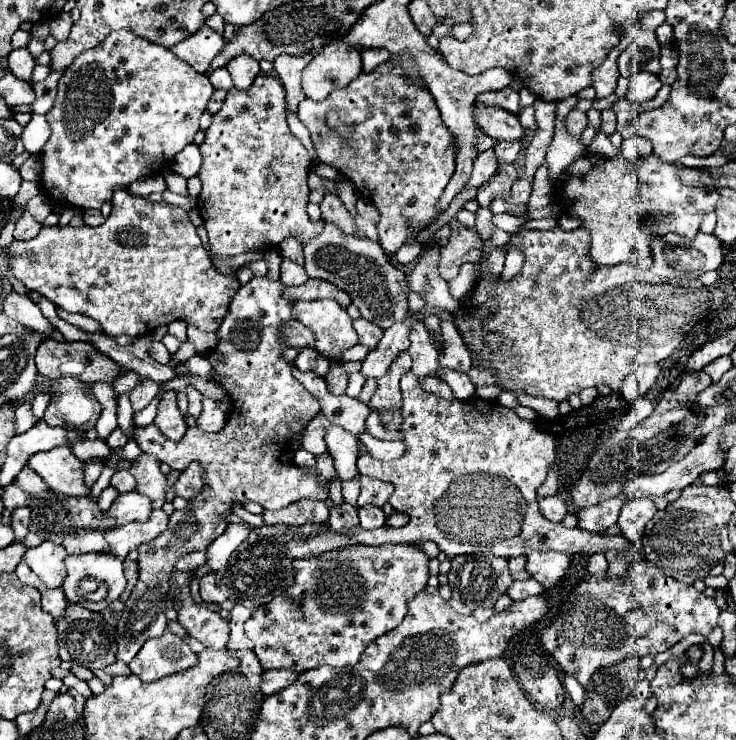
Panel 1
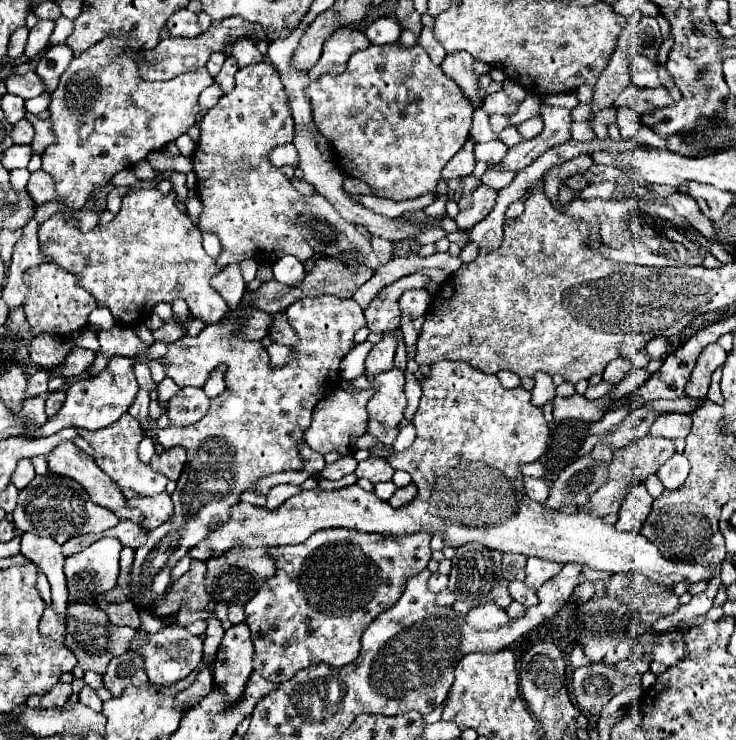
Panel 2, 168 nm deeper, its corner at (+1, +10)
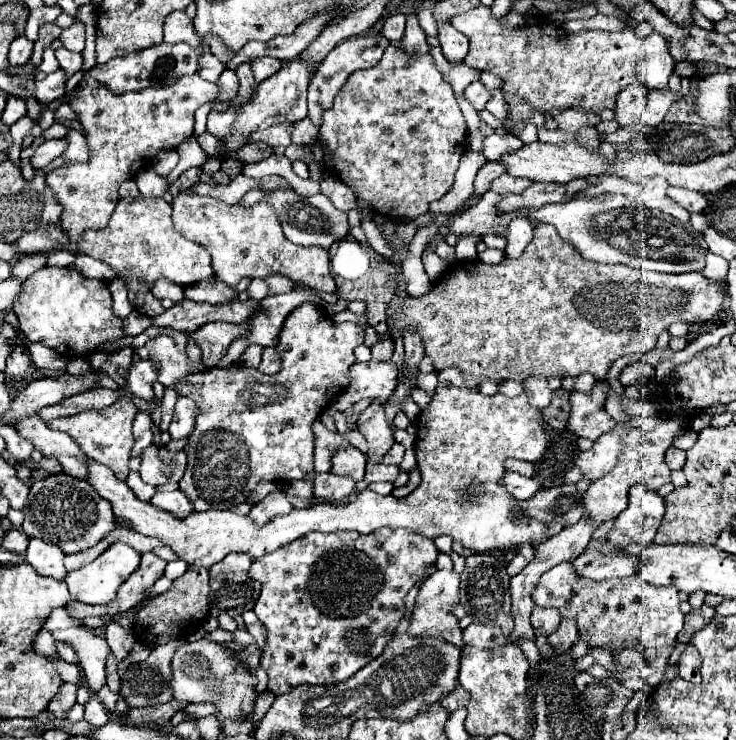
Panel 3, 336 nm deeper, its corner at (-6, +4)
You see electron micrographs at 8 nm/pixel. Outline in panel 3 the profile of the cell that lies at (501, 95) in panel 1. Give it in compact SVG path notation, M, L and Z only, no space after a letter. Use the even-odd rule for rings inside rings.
M471 82L471 84L463 90L463 98L465 98L467 102L471 102L475 110L481 110L483 104L489 100L489 90L487 90L481 82Z

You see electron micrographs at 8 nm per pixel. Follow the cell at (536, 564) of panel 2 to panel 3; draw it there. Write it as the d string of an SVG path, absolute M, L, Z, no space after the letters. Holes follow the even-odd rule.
M561 562L541 576L533 590L533 602L541 608L559 610L561 618L575 620L577 632L587 646L611 648L615 644L633 648L659 674L669 668L669 658L677 648L677 636L683 630L685 618L679 610L675 586L651 586L637 574L595 582L581 578L571 562Z

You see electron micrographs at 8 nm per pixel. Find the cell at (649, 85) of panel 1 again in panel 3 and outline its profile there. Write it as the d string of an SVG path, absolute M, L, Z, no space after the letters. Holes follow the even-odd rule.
M649 34L647 38L643 38L643 46L645 46L645 62L641 66L641 76L647 84L647 88L663 88L667 86L675 60L671 58L667 44L663 42L663 38L659 34Z

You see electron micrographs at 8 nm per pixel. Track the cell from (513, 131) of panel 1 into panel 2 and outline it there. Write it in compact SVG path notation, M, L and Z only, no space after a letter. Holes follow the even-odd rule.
M454 52L454 54L446 54L444 62L440 64L444 74L448 78L452 78L466 100L478 100L480 104L484 104L484 96L480 94L480 88L478 88L478 74L474 72L474 58L468 54L468 52Z

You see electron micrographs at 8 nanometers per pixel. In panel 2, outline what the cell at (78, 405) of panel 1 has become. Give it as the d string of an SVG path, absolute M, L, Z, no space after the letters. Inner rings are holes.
M58 390L58 392L50 392L48 394L48 398L46 398L46 414L48 416L54 416L60 408L62 408L62 404L64 404L64 390Z

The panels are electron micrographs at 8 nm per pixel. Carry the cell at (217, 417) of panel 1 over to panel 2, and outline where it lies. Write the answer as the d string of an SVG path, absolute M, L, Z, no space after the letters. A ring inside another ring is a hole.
M182 388L174 398L170 398L168 418L176 426L188 426L202 420L210 410L210 398L202 388Z

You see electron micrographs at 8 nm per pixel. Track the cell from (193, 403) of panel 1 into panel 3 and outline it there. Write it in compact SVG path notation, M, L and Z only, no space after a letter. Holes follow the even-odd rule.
M165 388L165 396L163 396L163 400L161 400L161 412L163 412L163 418L161 418L161 424L159 424L159 428L161 428L163 432L167 430L171 418L173 418L173 406L175 406L175 402L177 402L175 390L173 390L173 388Z

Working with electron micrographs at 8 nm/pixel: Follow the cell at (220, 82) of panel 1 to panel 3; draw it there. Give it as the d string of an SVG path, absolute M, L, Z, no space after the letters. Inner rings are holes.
M205 48L203 56L199 56L199 70L197 70L197 74L201 78L205 78L207 82L215 82L221 76L223 70L225 70L225 64L219 62L209 48Z

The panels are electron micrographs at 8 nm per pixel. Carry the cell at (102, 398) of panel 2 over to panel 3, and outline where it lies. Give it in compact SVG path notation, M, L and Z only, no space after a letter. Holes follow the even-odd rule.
M141 360L129 368L127 384L123 388L125 394L135 394L143 400L153 398L153 384L157 382L157 366L153 360Z

